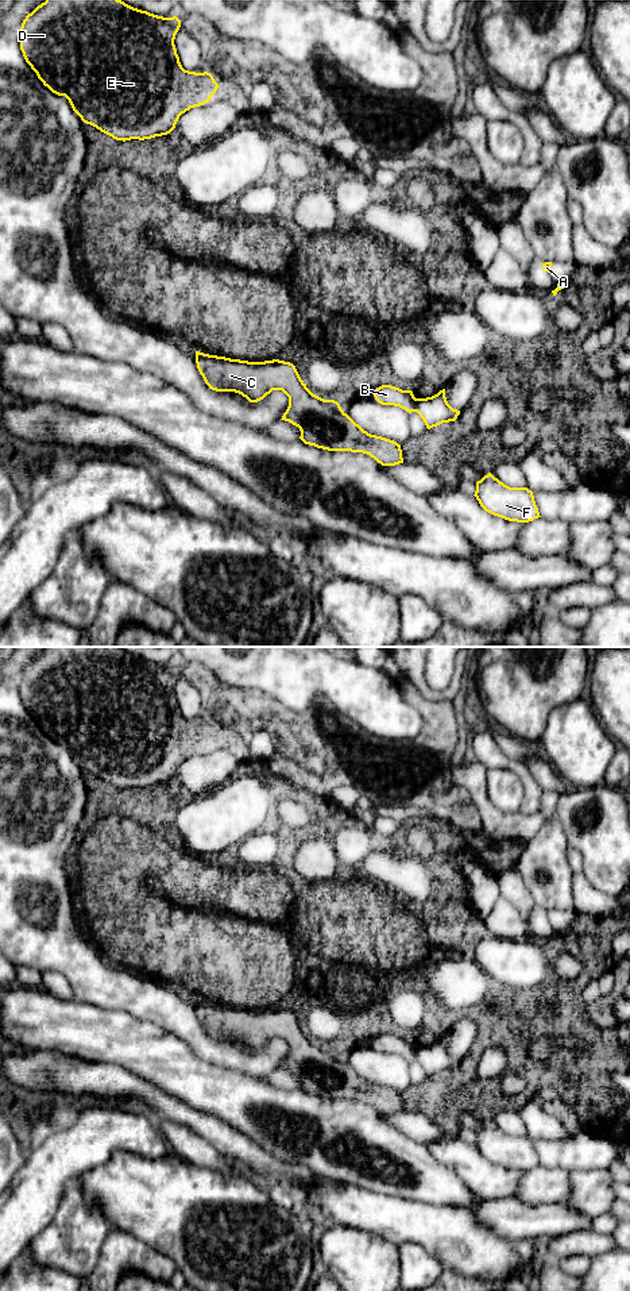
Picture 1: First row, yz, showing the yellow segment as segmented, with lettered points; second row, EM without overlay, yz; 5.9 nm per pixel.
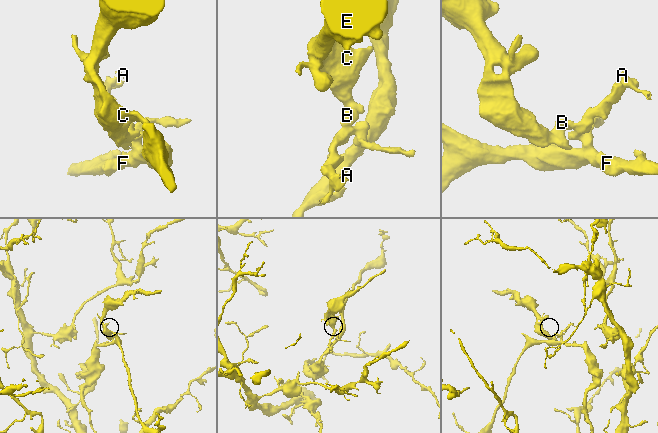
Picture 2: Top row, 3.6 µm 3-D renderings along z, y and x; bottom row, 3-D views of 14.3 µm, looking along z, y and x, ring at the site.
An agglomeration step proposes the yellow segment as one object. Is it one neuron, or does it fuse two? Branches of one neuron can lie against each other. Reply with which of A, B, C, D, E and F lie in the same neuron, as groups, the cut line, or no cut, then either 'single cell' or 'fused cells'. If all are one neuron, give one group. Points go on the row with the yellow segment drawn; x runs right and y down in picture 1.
A F / B C D E; cut in yz along (417, 399), (414, 411); fused cells

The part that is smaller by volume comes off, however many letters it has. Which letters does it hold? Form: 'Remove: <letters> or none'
Remove: B, C, D, E

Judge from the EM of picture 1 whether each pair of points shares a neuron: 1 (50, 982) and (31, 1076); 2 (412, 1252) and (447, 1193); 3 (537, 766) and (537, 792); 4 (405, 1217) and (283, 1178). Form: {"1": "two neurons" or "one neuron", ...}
{"1": "two neurons", "2": "two neurons", "3": "two neurons", "4": "one neuron"}

